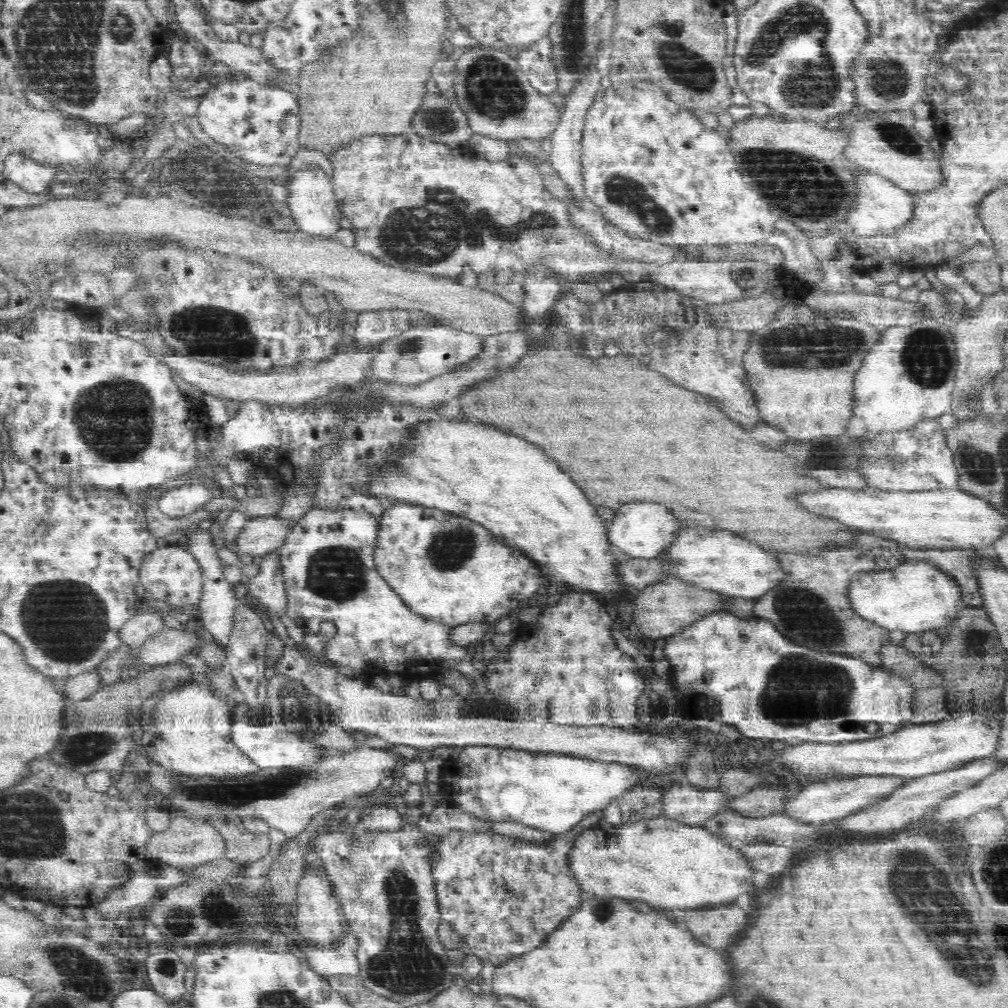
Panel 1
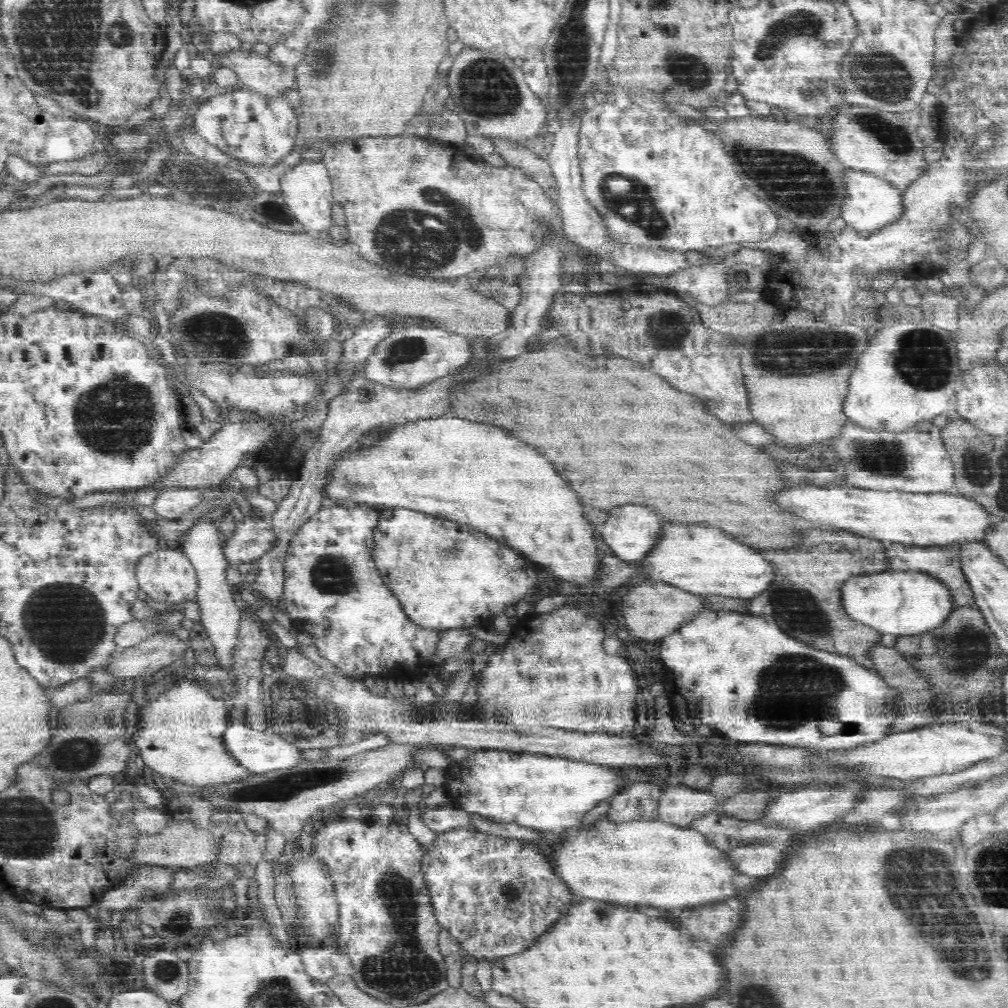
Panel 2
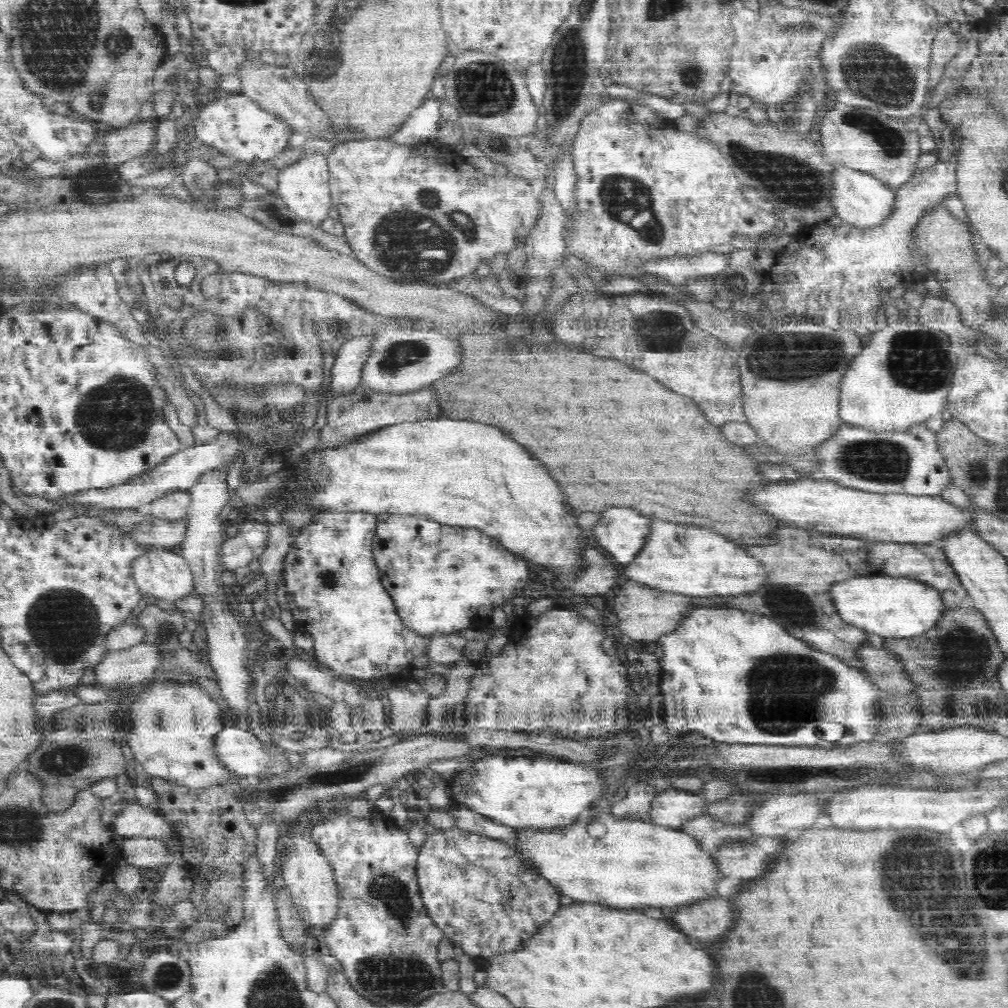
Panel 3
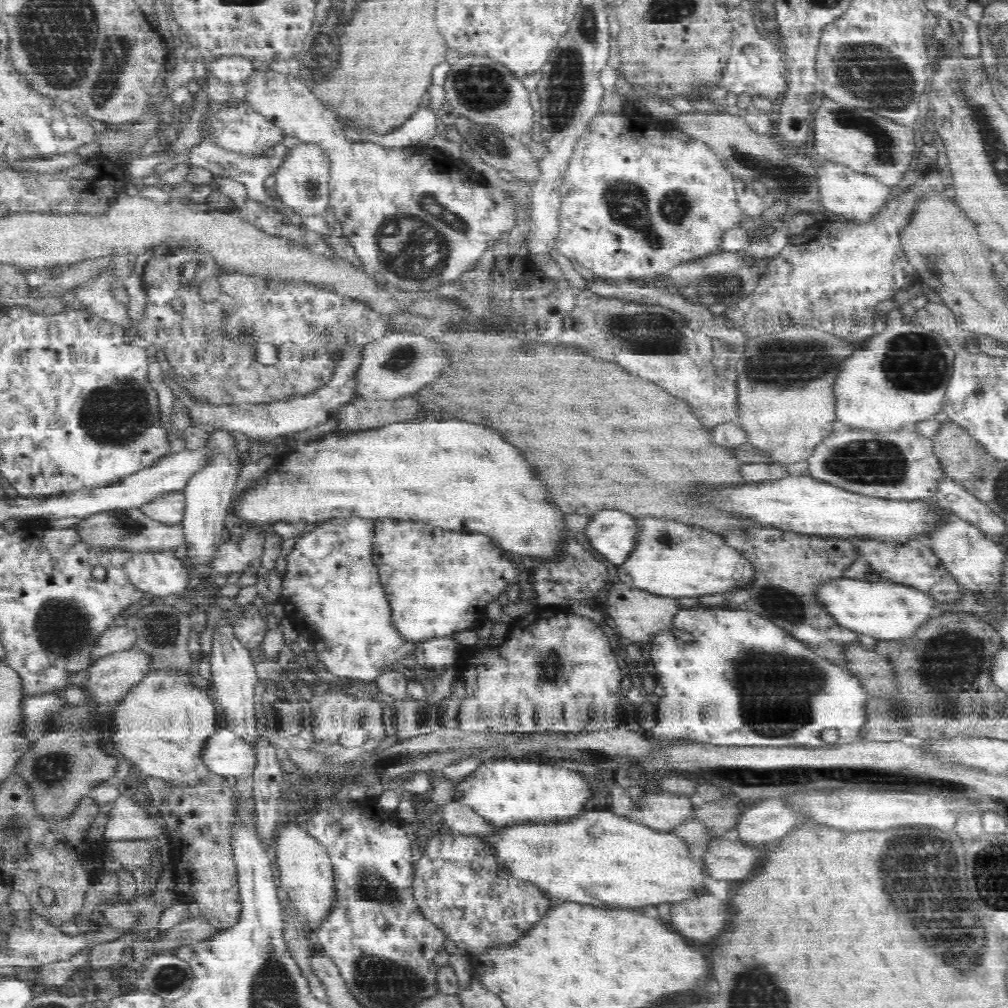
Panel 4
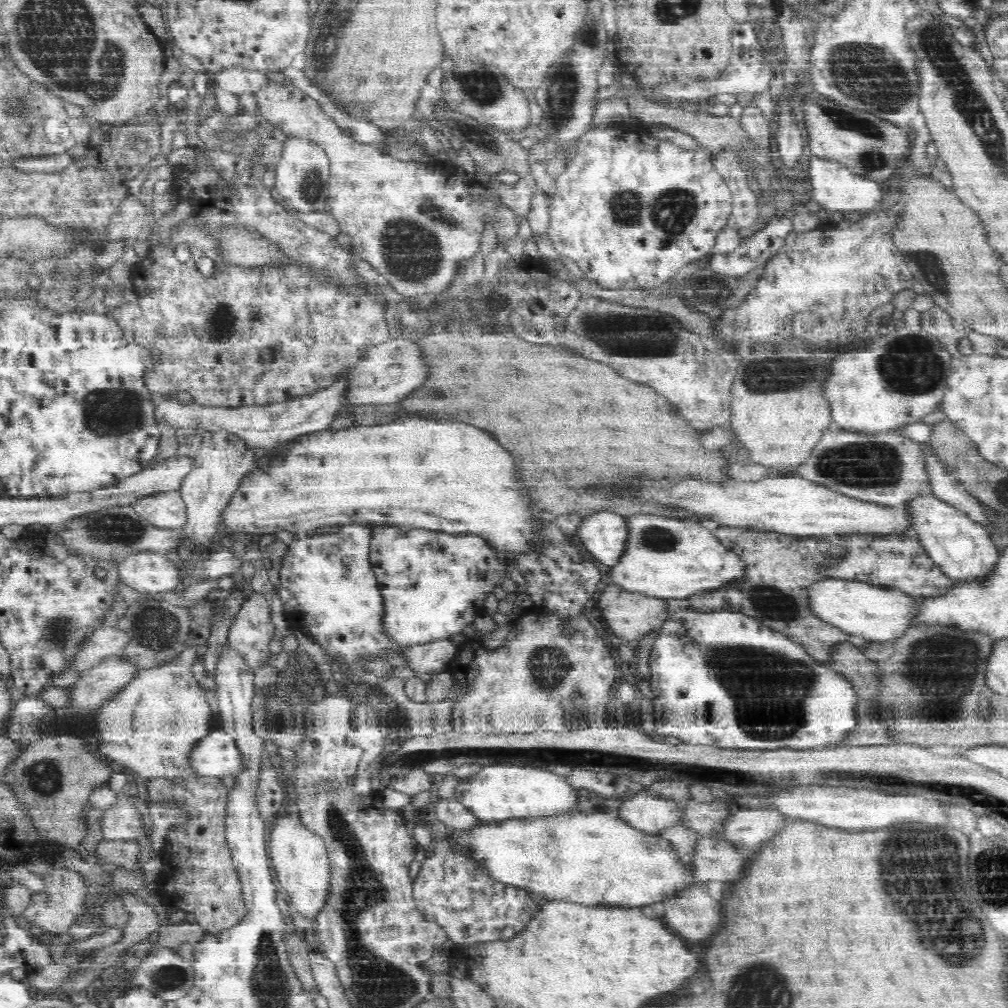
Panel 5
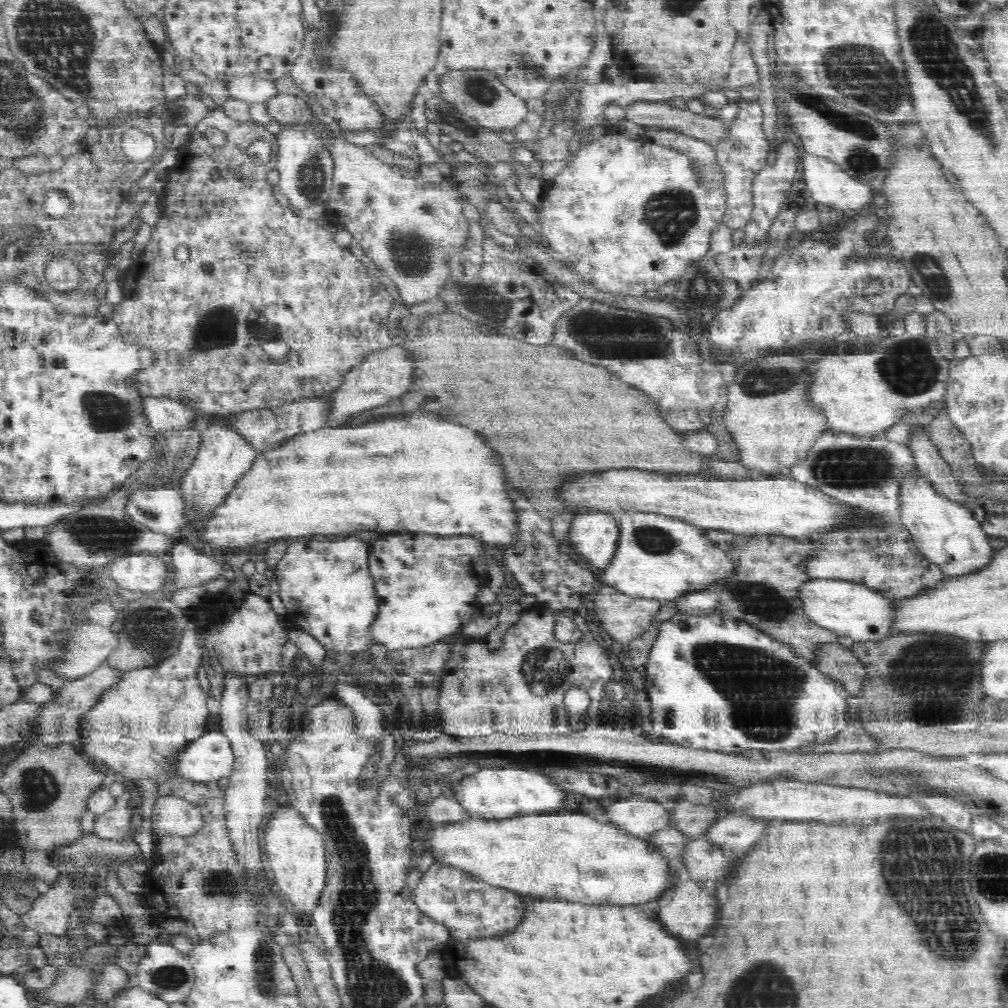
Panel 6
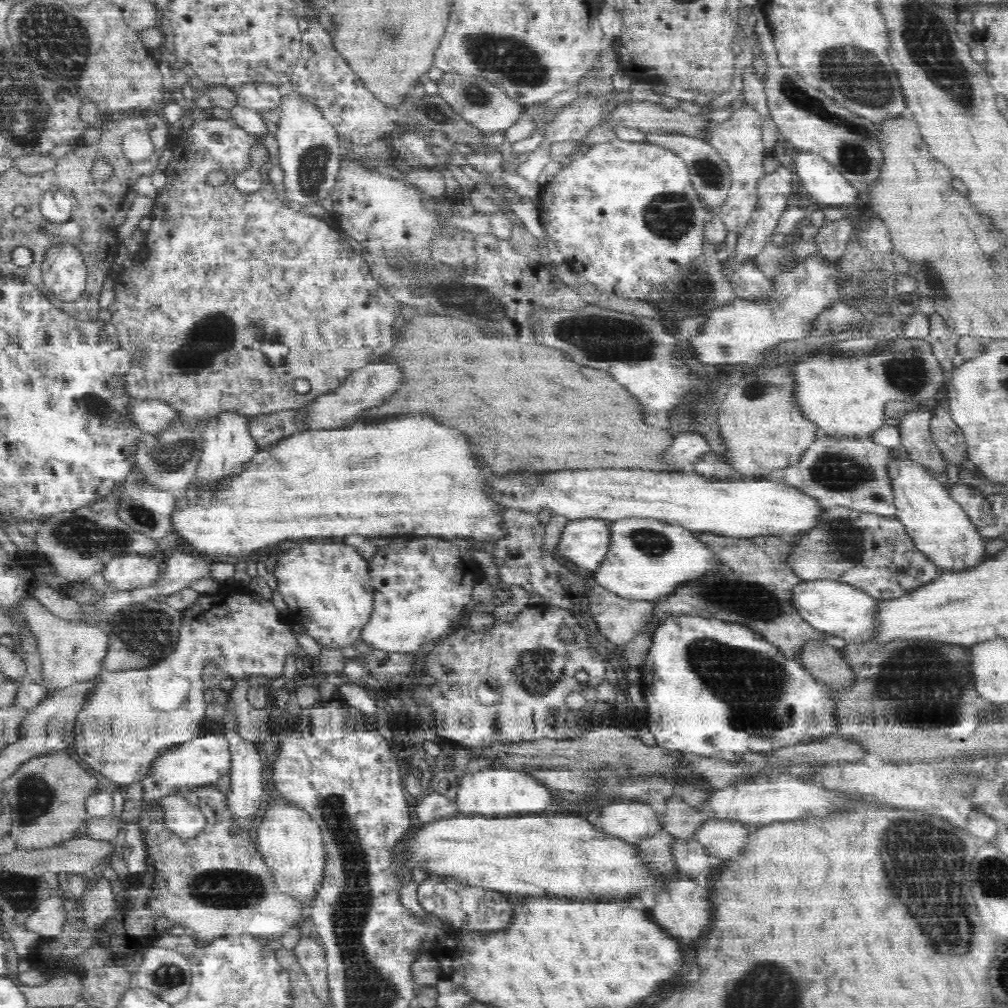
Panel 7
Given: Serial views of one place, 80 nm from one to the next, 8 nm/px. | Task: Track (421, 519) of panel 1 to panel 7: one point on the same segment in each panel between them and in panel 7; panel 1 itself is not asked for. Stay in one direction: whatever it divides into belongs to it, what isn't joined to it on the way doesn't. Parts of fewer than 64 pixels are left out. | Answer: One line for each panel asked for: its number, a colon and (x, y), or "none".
2: (447, 575)
3: (443, 579)
4: (439, 581)
5: (435, 584)
6: (428, 584)
7: (422, 584)

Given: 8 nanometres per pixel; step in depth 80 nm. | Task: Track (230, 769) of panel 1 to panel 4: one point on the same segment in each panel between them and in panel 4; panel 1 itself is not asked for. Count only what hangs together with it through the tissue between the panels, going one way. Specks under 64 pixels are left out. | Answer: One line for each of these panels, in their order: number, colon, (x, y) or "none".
2: (182, 733)
3: (175, 725)
4: (163, 725)

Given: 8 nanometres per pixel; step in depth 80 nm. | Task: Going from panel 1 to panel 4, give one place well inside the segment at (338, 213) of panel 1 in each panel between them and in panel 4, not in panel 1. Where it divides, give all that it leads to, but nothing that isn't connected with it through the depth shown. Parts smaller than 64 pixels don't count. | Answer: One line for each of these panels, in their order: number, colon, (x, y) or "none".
2: (307, 189)
3: (304, 186)
4: (302, 182)

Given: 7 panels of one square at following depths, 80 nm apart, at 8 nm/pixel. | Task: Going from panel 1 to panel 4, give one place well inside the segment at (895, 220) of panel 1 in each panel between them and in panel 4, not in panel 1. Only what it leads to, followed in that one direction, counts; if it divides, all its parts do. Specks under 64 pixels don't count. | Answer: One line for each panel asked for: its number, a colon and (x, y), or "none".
2: (874, 203)
3: (863, 201)
4: (859, 197)

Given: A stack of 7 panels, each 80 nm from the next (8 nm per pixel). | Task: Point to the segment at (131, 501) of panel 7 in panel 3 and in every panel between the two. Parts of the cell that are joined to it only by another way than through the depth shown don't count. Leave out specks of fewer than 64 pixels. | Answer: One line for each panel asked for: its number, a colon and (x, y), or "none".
3: (173, 505)
4: (169, 508)
5: (167, 510)
6: (161, 509)

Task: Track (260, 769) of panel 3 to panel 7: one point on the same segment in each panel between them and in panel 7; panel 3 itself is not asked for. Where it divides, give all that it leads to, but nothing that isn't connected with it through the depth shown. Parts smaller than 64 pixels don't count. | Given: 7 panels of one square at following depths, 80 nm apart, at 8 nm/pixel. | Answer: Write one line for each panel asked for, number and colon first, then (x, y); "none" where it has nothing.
4: (228, 753)
5: (218, 754)
6: (210, 757)
7: (202, 761)

